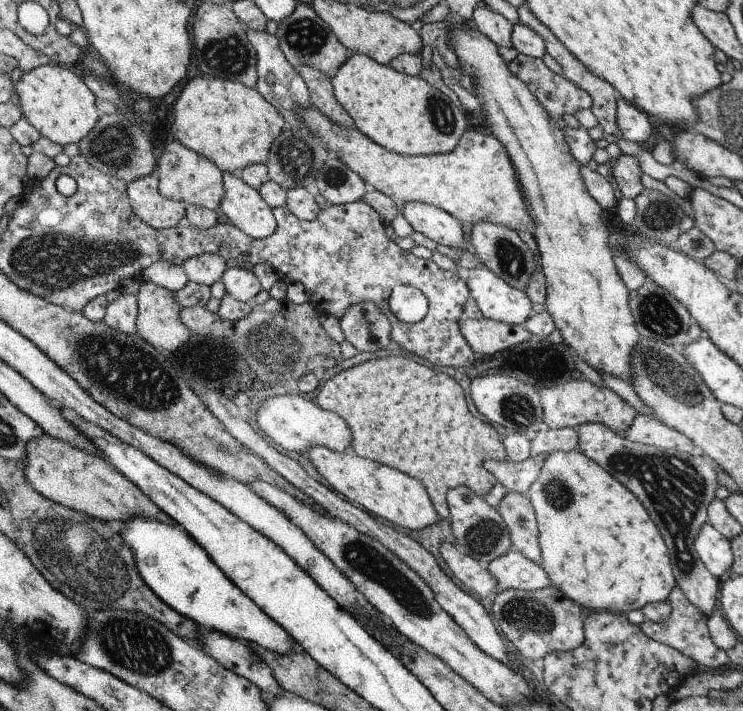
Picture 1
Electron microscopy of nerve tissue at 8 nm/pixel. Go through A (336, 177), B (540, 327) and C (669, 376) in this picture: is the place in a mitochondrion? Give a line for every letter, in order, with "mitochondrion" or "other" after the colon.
A: mitochondrion
B: other
C: mitochondrion

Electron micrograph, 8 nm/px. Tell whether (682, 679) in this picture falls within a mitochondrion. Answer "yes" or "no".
no

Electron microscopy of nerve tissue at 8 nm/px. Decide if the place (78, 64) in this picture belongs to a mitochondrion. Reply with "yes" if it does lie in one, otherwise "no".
no

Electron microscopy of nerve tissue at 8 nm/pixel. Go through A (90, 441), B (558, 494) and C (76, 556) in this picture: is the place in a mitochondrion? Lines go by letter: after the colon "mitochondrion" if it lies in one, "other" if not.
A: other
B: mitochondrion
C: mitochondrion

